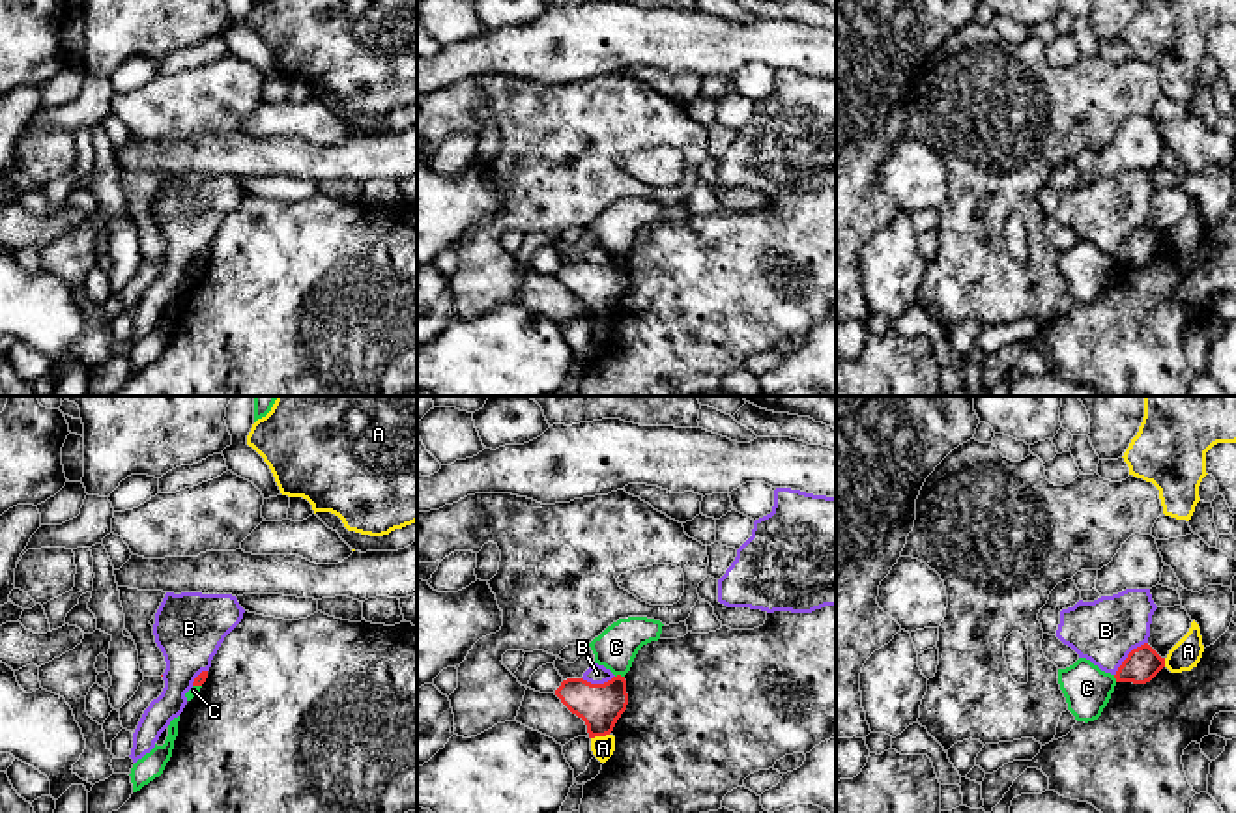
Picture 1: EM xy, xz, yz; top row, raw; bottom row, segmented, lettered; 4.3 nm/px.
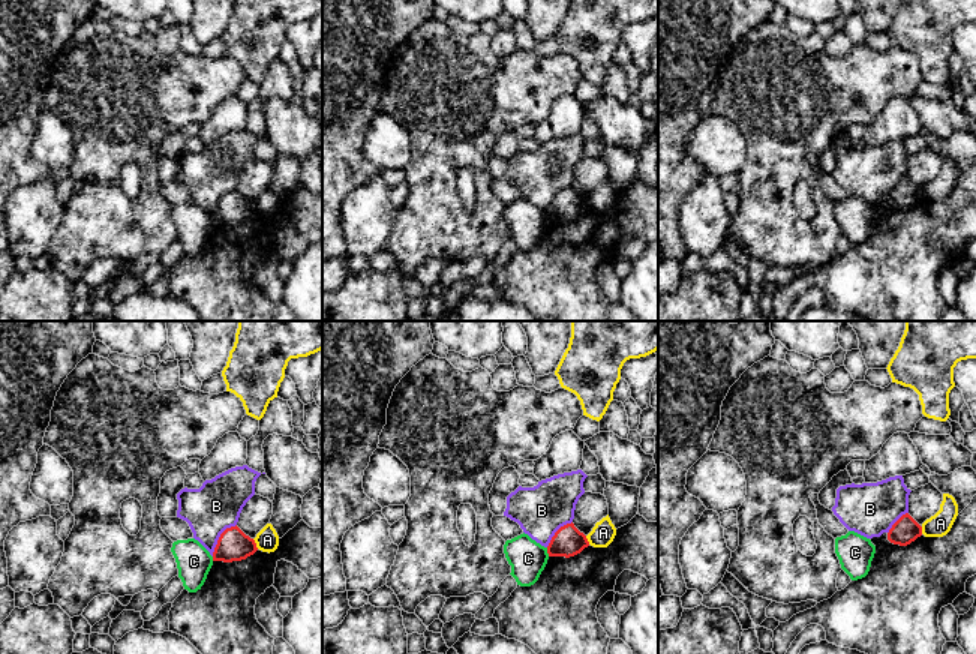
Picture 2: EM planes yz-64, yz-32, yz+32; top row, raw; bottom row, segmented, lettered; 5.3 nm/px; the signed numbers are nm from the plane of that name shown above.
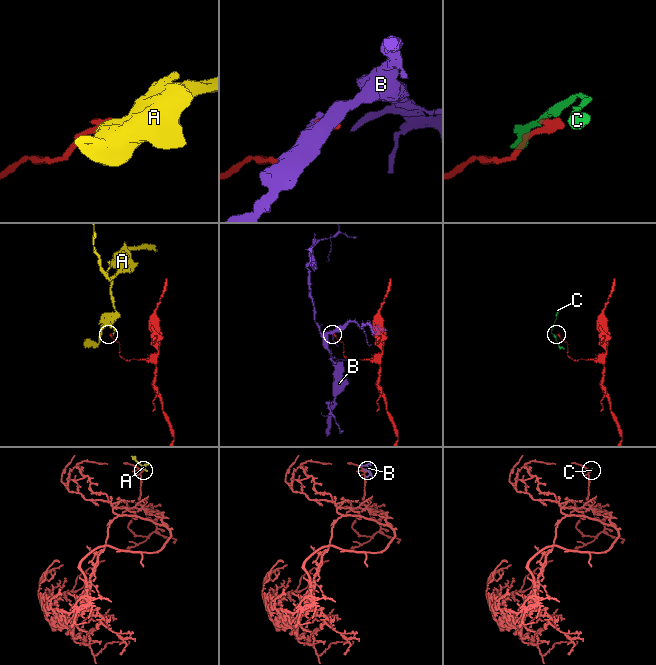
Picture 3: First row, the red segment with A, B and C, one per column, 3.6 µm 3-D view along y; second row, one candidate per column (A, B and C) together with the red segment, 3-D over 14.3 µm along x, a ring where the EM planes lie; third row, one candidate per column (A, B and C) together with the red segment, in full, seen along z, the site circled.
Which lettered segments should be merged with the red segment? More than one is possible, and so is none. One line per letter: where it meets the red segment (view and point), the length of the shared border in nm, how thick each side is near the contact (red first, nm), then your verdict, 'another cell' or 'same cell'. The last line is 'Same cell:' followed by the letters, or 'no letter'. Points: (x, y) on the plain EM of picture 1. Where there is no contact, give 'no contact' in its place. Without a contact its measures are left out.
A: xz (599, 316) | 80 nm | 190/100 nm | another cell
B: yz (1128, 238) | 200 nm | 150/280 nm | another cell
C: xz (619, 256) | 40 nm | 190/180 nm | another cell
Same cell: no letter

